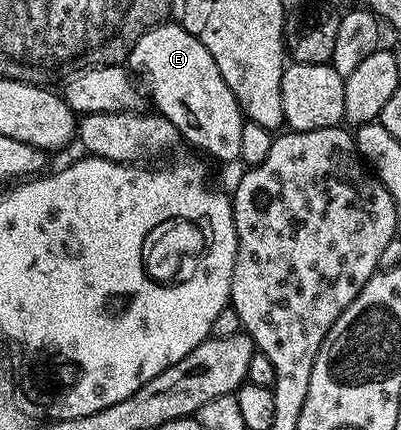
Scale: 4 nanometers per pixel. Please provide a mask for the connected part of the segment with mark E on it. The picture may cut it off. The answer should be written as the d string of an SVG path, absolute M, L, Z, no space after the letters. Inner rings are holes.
M177 22L157 24L138 38L129 52L127 64L130 69L138 68L153 79L157 87L157 104L161 107L160 115L176 124L178 133L197 147L194 149L217 162L238 159L239 137L243 135L247 121L235 94L231 94L231 86L223 82L223 74L219 74L219 66L215 66L211 50L207 50L199 38L192 36ZM173 108L186 108L193 112L193 120L181 120L180 114L173 112Z

